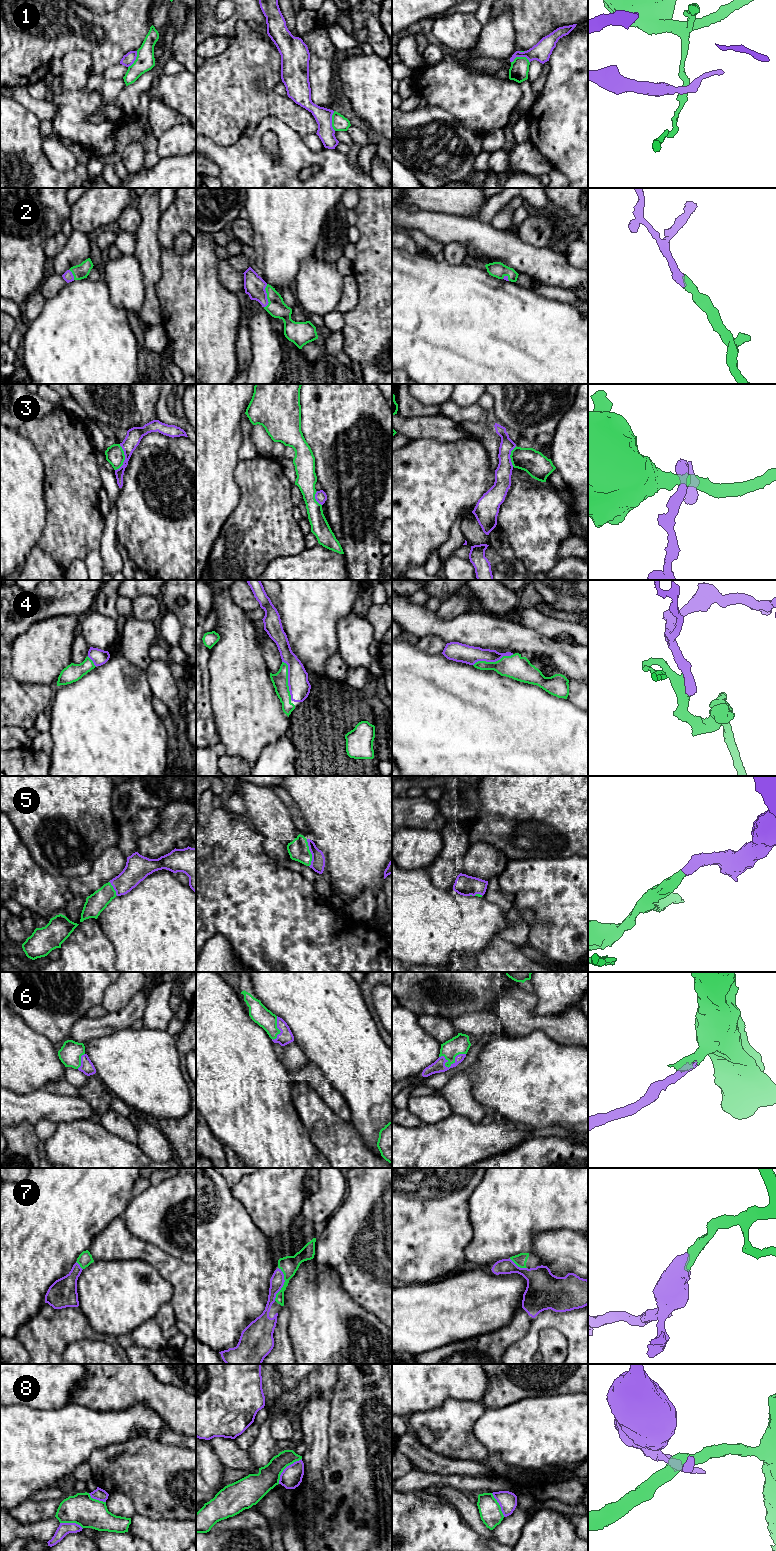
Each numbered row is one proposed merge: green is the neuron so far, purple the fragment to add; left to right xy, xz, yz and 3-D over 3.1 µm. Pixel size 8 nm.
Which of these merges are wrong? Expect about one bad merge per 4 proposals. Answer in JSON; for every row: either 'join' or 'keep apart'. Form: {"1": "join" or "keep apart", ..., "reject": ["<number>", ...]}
{"1": "keep apart", "2": "join", "3": "keep apart", "4": "join", "5": "join", "6": "join", "7": "join", "8": "keep apart", "reject": ["1", "3", "8"]}

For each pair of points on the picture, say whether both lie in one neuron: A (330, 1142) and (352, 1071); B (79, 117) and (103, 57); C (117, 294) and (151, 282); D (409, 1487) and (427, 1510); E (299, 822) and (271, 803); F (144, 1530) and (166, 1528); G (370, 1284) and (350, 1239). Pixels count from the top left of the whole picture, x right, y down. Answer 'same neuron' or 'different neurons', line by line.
A: different neurons
B: different neurons
C: different neurons
D: different neurons
E: different neurons
F: same neuron
G: same neuron

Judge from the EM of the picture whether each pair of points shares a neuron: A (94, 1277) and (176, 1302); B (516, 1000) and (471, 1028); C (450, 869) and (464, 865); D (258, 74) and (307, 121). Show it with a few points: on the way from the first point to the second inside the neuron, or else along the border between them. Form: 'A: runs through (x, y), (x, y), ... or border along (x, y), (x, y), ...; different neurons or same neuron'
A: border along (163, 1277), (172, 1287), (172, 1297), (169, 1302); different neurons
B: border along (489, 1010), (497, 1018), (502, 1033); different neurons
C: border along (456, 860), (460, 872); different neurons
D: runs through (263, 88), (293, 115); same neuron

